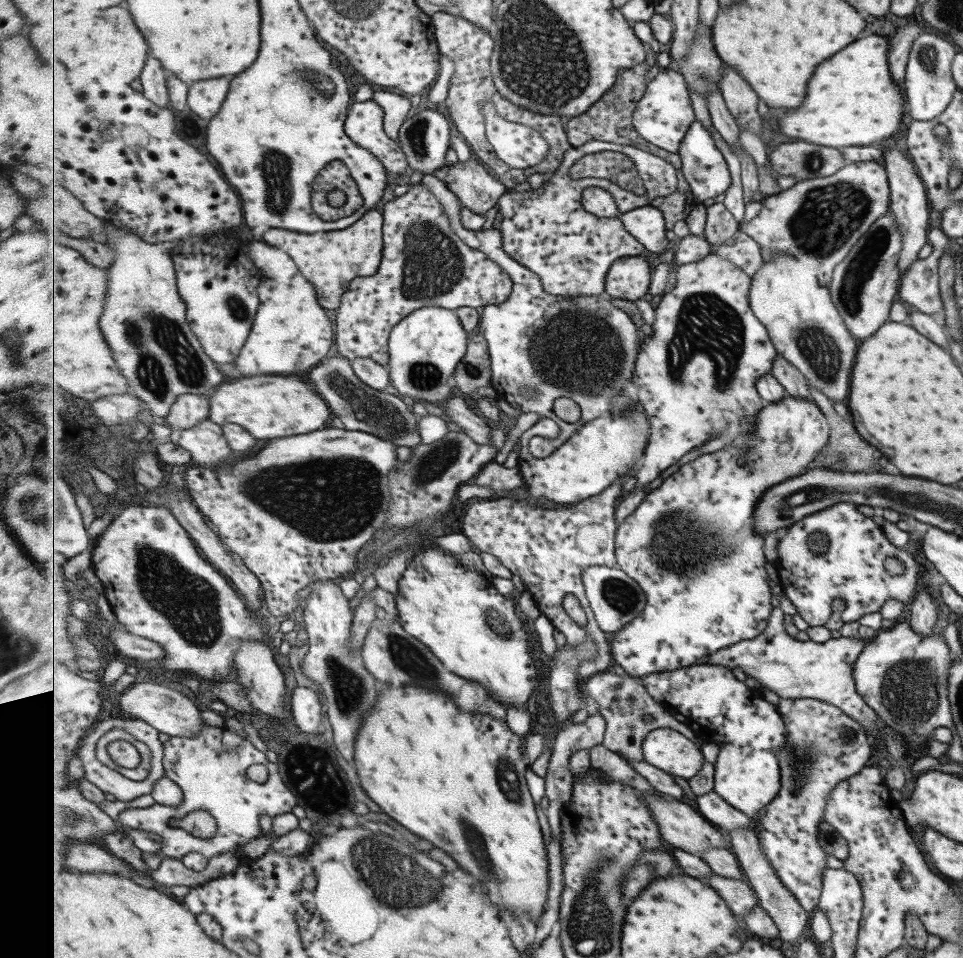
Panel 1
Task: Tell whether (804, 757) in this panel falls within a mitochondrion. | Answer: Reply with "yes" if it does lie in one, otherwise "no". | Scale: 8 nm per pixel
yes

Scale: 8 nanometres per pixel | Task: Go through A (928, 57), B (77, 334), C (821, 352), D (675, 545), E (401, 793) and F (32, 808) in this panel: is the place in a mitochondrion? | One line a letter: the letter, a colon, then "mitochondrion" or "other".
A: mitochondrion
B: other
C: mitochondrion
D: mitochondrion
E: other
F: other

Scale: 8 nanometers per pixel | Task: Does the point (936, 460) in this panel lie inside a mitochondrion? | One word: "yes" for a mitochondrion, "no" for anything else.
no

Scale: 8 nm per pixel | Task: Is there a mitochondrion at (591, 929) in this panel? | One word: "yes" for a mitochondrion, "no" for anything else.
yes

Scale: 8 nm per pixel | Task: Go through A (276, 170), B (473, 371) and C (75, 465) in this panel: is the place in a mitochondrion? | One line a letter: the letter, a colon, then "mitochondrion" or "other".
A: mitochondrion
B: mitochondrion
C: mitochondrion

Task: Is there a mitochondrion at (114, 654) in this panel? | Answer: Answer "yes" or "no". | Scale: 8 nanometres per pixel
no

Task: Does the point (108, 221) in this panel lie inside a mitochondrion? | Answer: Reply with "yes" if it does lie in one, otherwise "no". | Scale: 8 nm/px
no

